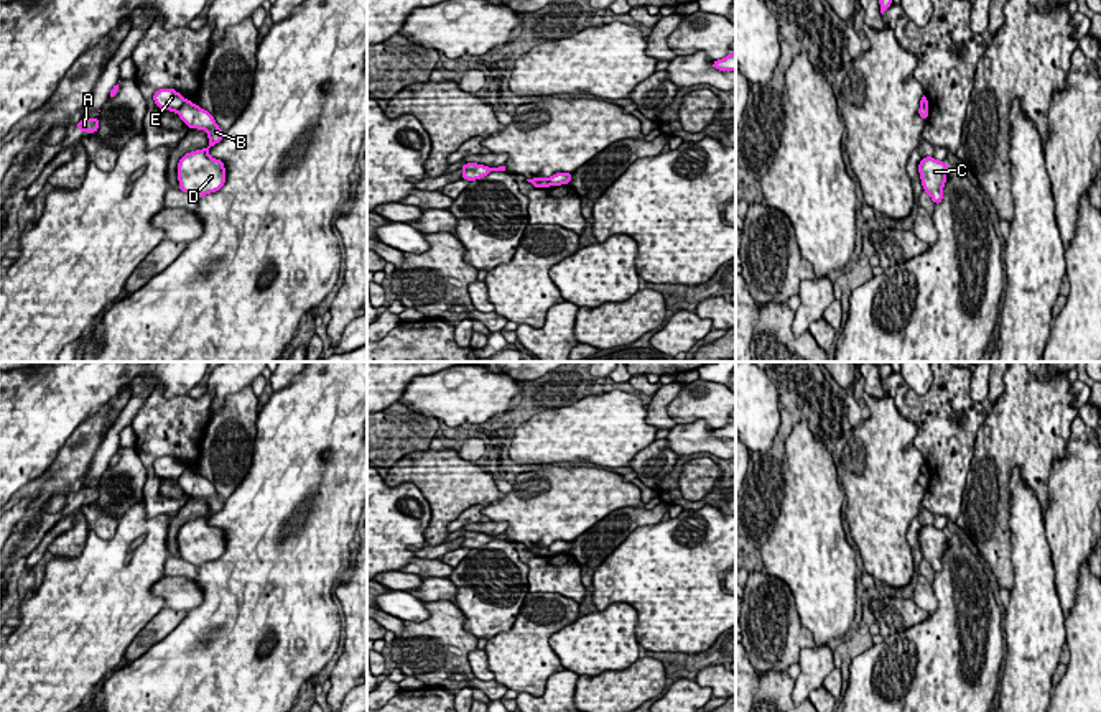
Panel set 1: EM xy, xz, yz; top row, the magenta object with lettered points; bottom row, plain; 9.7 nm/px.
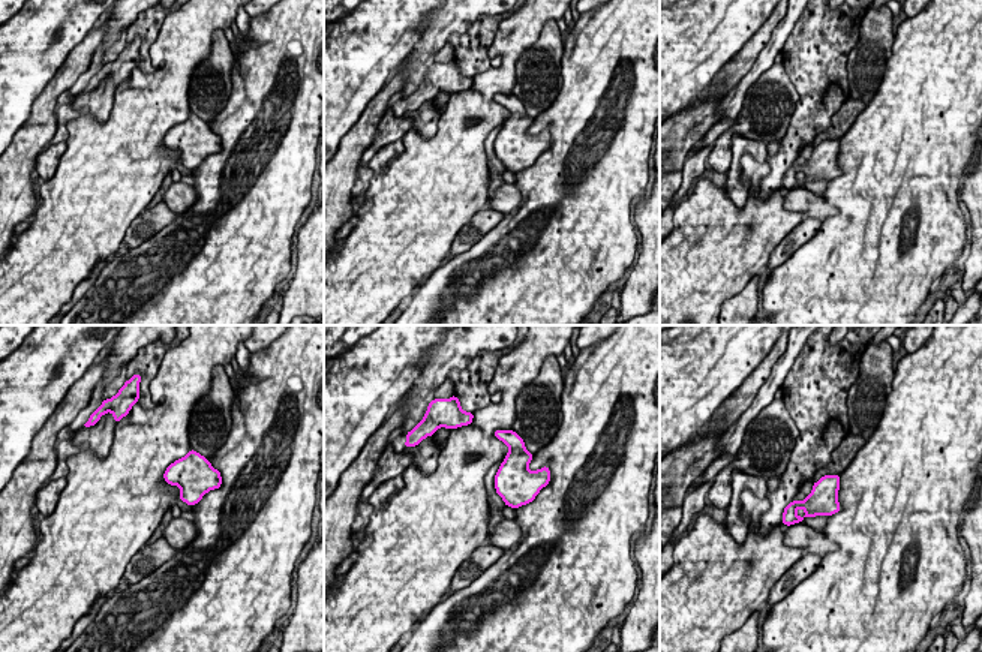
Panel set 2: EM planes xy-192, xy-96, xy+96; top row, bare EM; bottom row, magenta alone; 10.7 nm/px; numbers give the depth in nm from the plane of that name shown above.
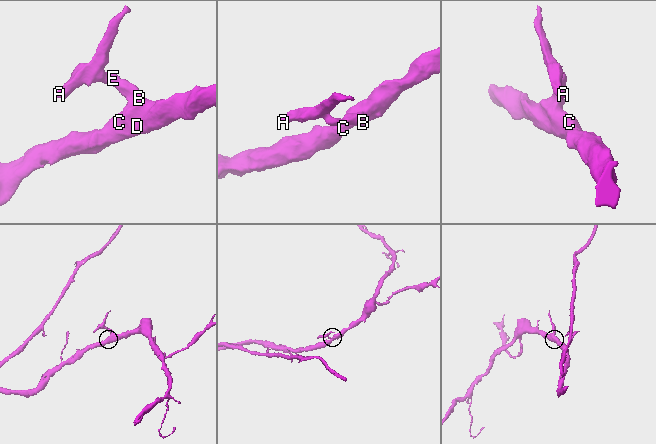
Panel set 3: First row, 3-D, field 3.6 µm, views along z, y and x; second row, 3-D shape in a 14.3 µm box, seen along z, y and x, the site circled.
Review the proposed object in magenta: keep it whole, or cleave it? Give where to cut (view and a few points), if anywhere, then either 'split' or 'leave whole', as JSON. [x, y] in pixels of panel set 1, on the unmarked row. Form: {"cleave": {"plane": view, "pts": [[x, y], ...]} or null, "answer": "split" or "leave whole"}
{"cleave": {"plane": "xy", "pts": [[185, 467], [178, 480]]}, "answer": "split"}

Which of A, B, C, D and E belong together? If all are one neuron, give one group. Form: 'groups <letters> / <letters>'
groups A E / B C D

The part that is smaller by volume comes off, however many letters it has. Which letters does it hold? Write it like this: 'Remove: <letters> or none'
Remove: A, E

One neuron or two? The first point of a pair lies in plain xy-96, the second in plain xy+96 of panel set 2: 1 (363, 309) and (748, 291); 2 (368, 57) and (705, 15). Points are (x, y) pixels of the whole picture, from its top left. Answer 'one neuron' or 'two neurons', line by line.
1: two neurons
2: one neuron

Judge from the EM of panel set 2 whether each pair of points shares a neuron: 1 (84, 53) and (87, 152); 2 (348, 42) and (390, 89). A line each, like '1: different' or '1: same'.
1: different
2: different

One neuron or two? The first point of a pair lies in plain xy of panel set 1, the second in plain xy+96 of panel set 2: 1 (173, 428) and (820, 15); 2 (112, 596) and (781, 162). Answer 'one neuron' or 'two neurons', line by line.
1: one neuron
2: two neurons

